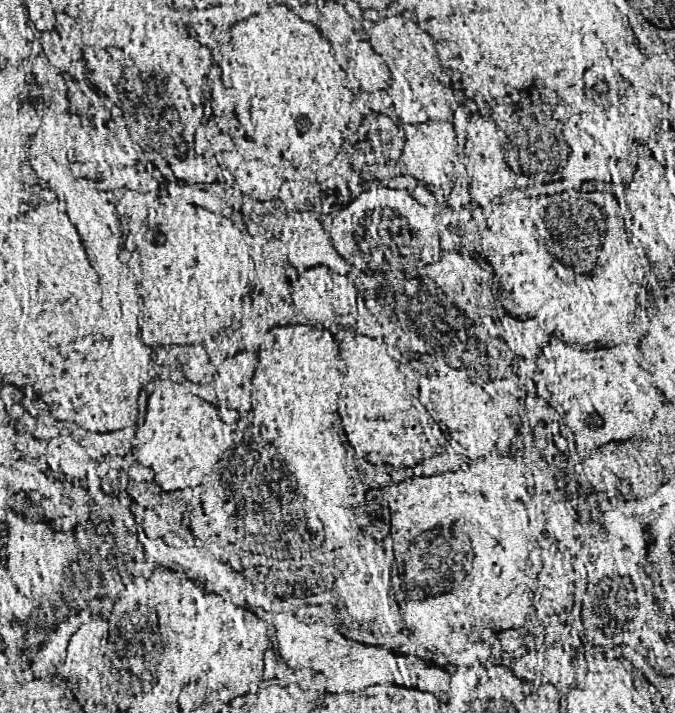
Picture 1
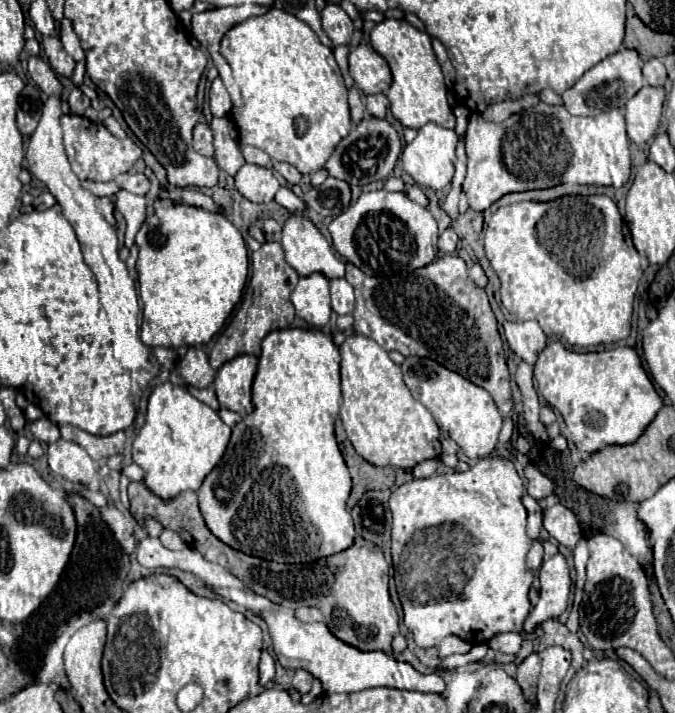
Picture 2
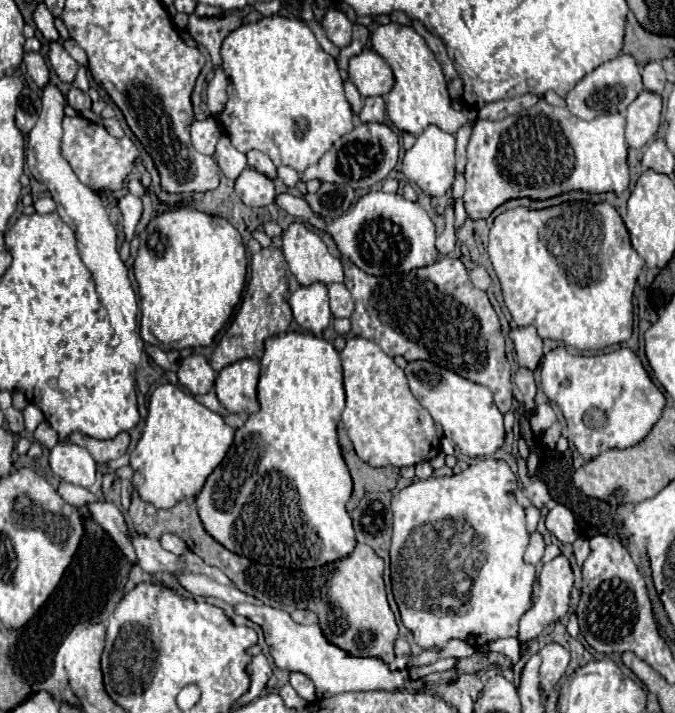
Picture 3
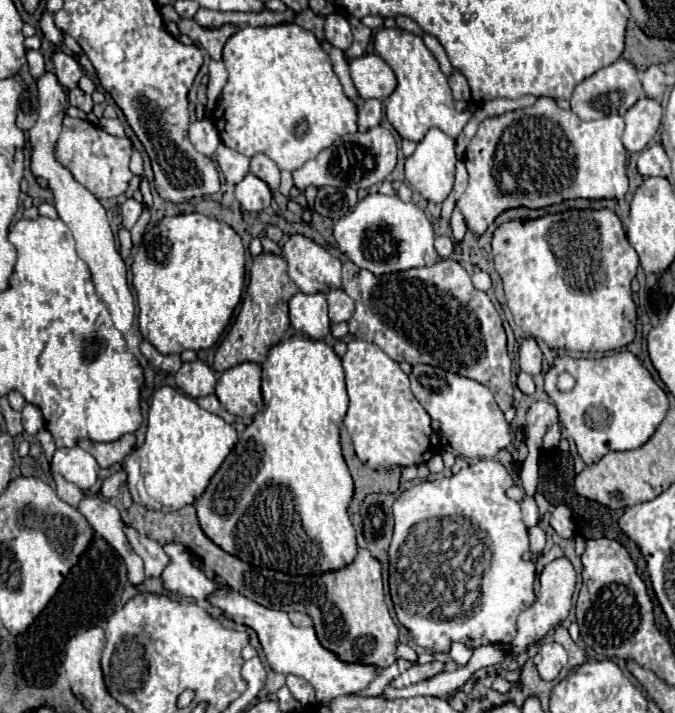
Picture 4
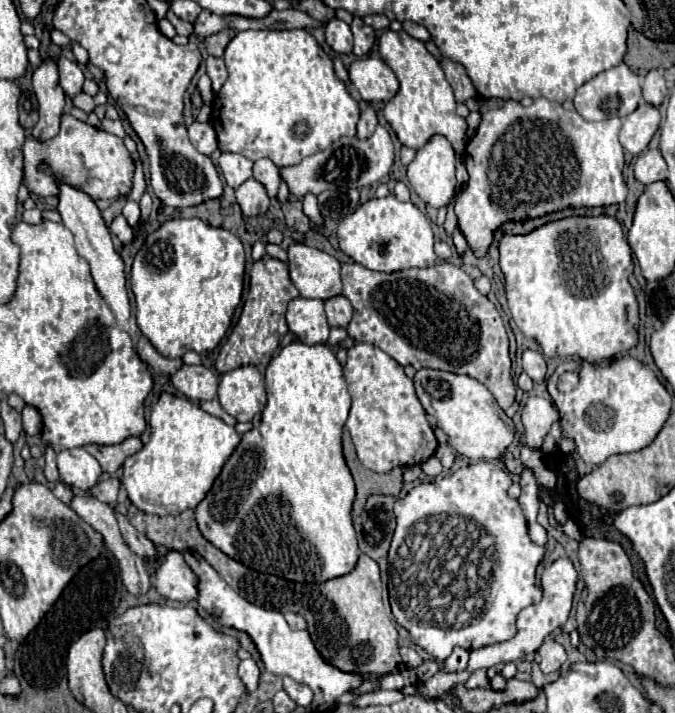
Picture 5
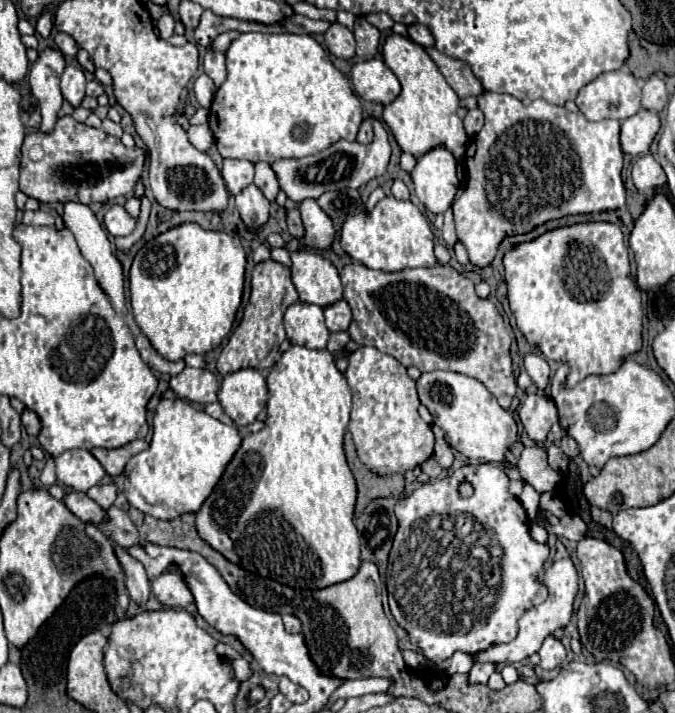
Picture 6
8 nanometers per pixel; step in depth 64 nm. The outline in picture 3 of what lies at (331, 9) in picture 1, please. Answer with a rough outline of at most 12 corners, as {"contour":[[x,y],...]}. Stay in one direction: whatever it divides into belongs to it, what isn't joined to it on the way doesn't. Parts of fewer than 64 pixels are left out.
{"contour":[[328,8],[322,28],[334,46],[348,46],[352,22]]}

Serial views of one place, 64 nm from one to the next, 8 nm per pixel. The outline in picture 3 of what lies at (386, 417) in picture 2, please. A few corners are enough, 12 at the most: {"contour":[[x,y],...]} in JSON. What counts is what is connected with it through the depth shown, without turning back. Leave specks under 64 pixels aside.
{"contour":[[346,340],[342,422],[370,466],[432,460],[440,438],[404,370]]}

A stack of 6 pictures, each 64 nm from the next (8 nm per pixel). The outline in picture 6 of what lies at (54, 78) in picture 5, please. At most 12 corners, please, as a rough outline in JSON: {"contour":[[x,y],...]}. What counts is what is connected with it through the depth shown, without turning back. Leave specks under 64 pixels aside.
{"contour":[[44,50],[30,70],[40,102],[38,132],[52,132],[62,108],[64,54]]}

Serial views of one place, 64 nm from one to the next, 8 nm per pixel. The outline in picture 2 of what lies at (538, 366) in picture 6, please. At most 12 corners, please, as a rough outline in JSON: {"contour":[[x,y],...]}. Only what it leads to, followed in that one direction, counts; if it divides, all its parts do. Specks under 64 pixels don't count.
{"contour":[[536,320],[504,322],[512,352],[534,364],[546,346]]}

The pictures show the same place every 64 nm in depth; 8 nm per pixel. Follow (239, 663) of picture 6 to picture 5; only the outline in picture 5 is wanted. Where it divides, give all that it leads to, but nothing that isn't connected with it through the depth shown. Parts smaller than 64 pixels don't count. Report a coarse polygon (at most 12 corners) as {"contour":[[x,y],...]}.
{"contour":[[256,660],[240,662],[238,674],[246,692],[254,692],[260,682]]}

